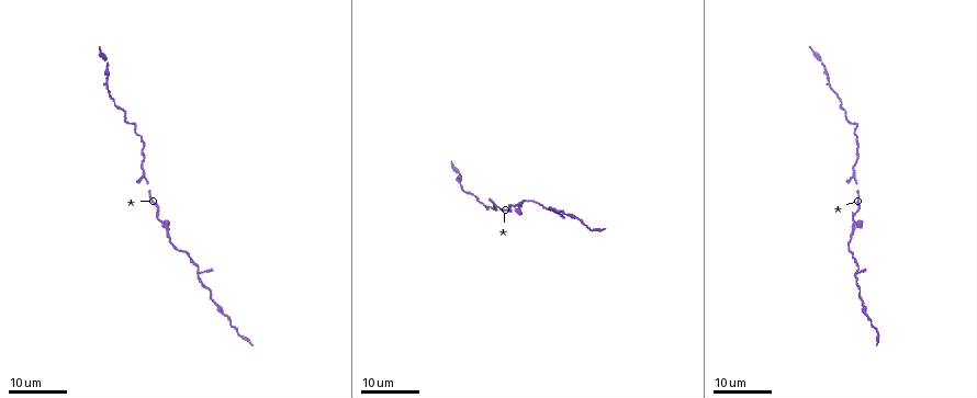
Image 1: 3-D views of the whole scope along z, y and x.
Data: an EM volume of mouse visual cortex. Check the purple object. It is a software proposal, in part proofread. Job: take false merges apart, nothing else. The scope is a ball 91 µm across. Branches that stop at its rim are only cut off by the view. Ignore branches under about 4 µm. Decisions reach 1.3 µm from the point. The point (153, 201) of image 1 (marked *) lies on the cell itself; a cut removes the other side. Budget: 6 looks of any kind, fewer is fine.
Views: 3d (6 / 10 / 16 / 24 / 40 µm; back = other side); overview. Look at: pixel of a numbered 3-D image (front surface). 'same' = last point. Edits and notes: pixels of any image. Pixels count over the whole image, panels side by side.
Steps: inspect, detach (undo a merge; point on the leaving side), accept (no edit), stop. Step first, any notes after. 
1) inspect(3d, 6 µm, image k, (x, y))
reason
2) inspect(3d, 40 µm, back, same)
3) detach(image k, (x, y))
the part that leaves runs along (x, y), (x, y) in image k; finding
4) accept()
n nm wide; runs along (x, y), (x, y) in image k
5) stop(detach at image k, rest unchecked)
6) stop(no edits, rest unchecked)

inspect(3d, 16 µm, image 1, (856, 267))
thin neck

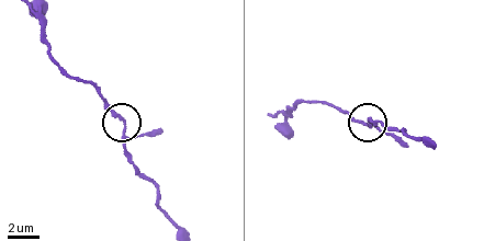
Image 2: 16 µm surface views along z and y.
inspect(3d, 6 µm, image 2, (126, 127))

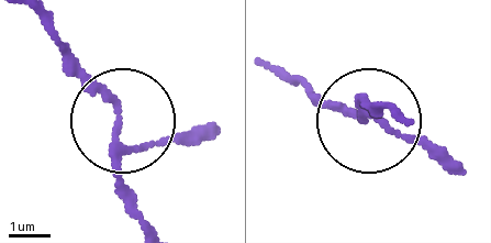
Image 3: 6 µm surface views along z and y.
accept()
3 arms; runs along (279, 73), (364, 118), (364, 100), (374, 108) in image 3; one cell here

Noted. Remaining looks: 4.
inspect(3d, 24 µm, image 1, (592, 230))
thick turns thin

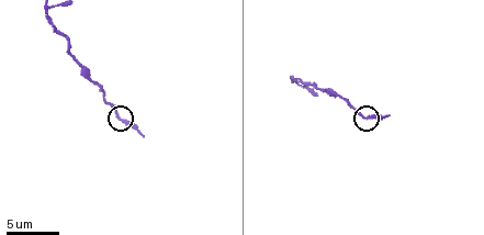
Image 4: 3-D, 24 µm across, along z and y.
inspect(3d, 6 µm, image 4, (121, 119))

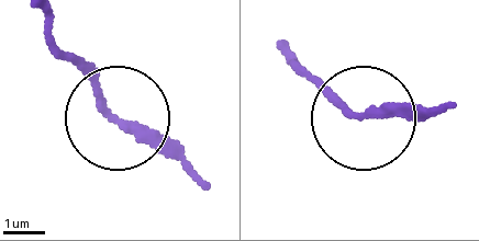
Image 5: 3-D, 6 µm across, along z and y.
accept()
190 nm wide; runs along (285, 55), (334, 104), (369, 117), (449, 107) in image 5; one cell here

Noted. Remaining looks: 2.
stop(no edits, rest unchecked)

